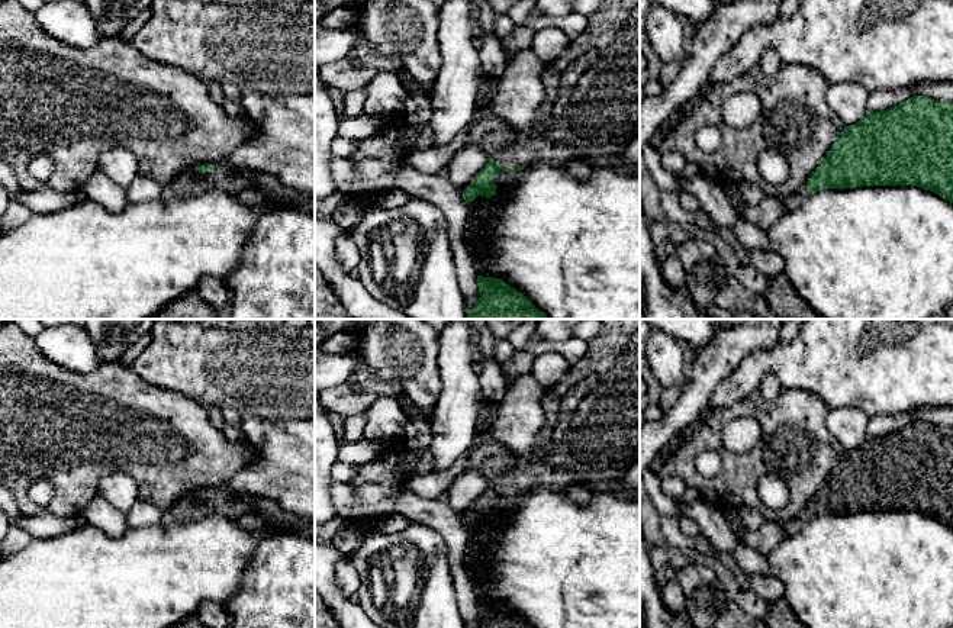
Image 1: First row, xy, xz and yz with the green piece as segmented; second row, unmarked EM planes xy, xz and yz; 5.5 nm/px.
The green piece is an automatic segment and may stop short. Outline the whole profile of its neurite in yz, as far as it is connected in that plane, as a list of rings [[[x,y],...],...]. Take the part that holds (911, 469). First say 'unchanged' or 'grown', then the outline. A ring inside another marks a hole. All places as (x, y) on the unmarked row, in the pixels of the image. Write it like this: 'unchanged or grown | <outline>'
grown | [[[914,421],[844,451],[806,509],[783,524],[792,534],[820,513],[917,511],[953,528],[953,428]]]

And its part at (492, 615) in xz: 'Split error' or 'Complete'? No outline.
Complete

